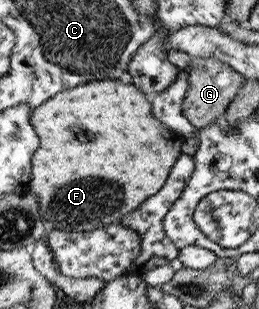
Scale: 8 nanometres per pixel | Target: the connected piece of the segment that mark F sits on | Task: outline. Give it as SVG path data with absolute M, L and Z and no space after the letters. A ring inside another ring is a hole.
M118 78L104 79L78 85L51 99L33 108L30 115L40 144L32 157L29 190L39 198L41 214L50 230L87 232L107 227L160 192L183 153L186 138L151 115L152 102L144 90Z

